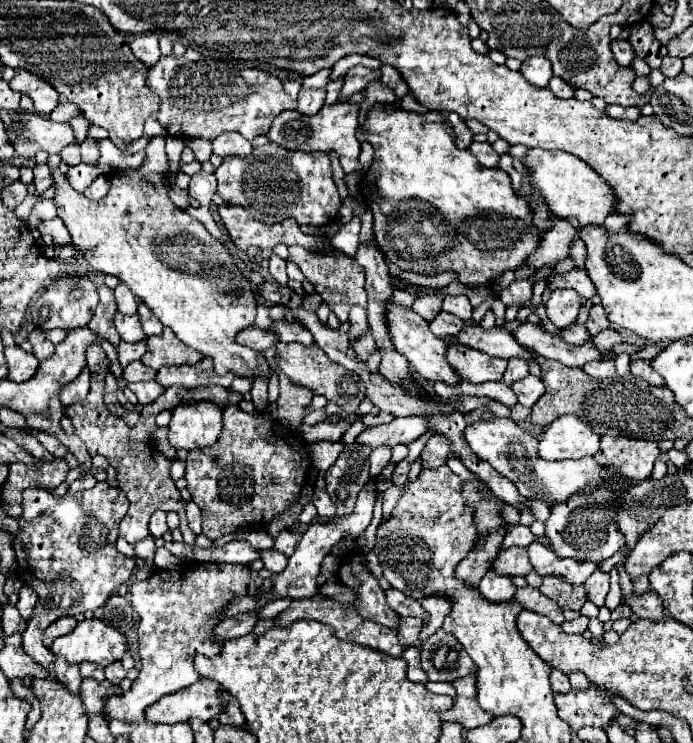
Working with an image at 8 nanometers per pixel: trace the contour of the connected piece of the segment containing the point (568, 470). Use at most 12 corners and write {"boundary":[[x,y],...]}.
{"boundary":[[511,418],[473,422],[477,458],[547,506],[609,478],[593,458],[547,462]]}

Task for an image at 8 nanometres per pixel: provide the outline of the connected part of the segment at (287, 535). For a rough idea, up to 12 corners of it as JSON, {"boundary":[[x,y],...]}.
{"boundary":[[281,530],[273,550],[291,556],[299,536]]}

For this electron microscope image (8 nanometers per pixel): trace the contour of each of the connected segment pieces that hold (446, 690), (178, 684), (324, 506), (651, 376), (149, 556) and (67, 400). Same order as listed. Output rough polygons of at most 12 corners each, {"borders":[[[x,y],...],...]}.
{"borders":[[[427,682],[433,693],[450,695],[455,701],[456,690],[448,682]],[[185,562],[131,584],[143,668],[105,718],[145,708],[214,658],[207,622],[247,594],[243,564]],[[315,490],[313,504],[319,516],[335,516],[327,492]],[[649,360],[631,362],[631,374],[663,386],[663,378],[651,368]],[[147,536],[135,548],[137,558],[153,562],[155,542]],[[85,368],[75,382],[61,390],[63,406],[89,394],[91,372]]]}

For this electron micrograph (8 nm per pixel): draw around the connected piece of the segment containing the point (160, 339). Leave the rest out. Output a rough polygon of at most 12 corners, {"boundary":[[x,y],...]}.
{"boundary":[[173,330],[147,338],[141,362],[153,370],[197,364],[203,356]]}

